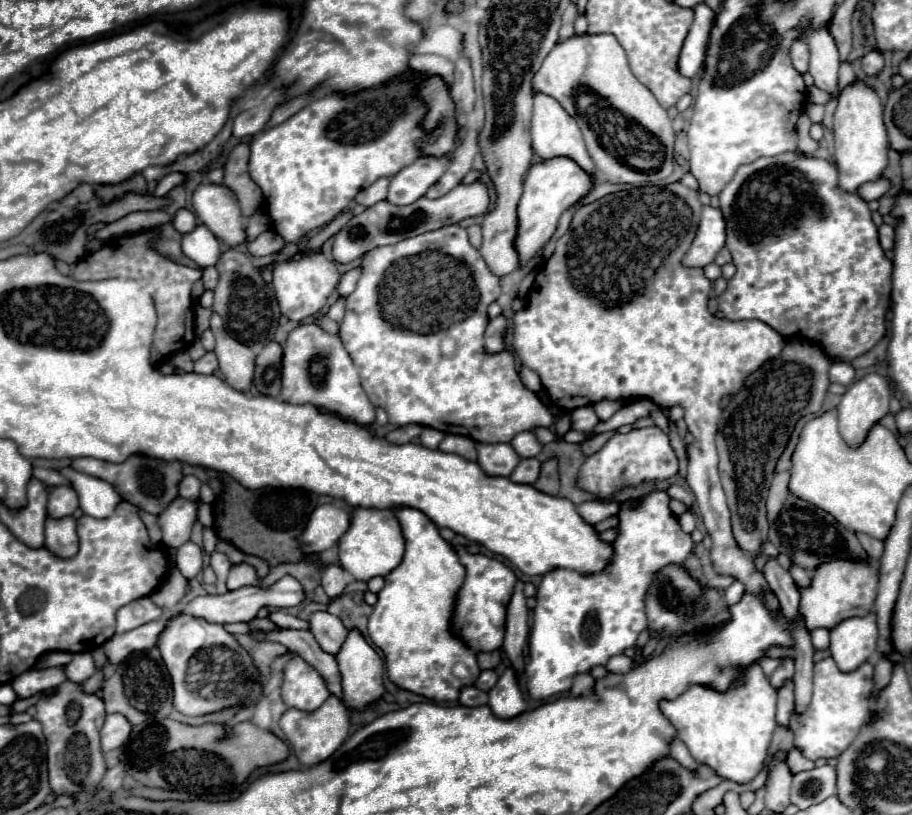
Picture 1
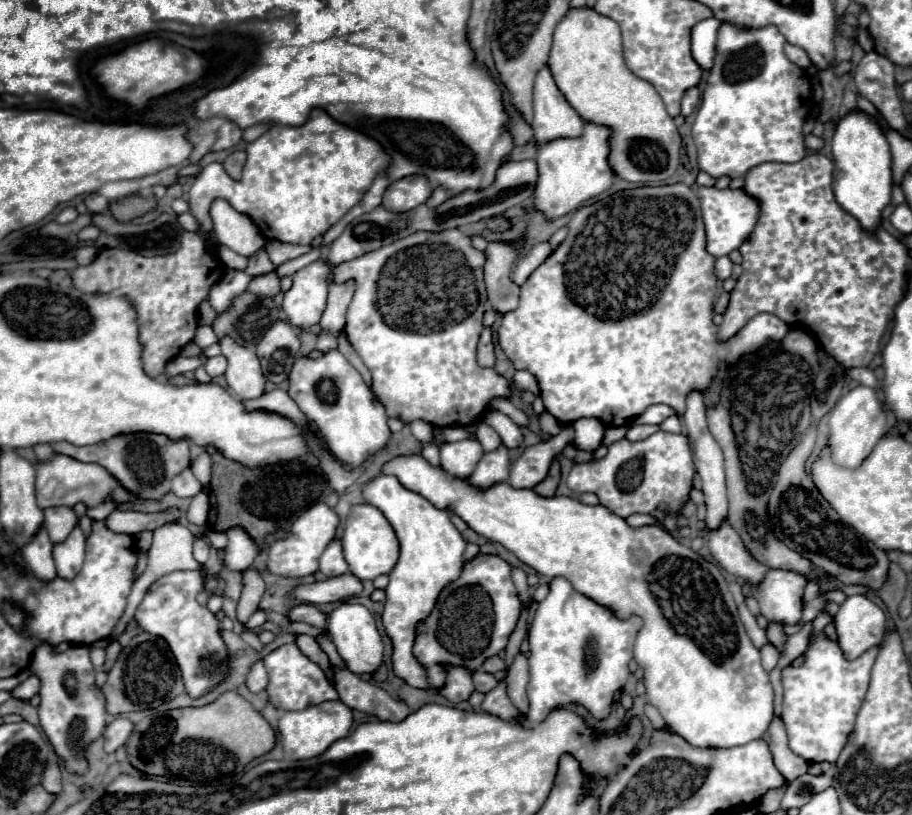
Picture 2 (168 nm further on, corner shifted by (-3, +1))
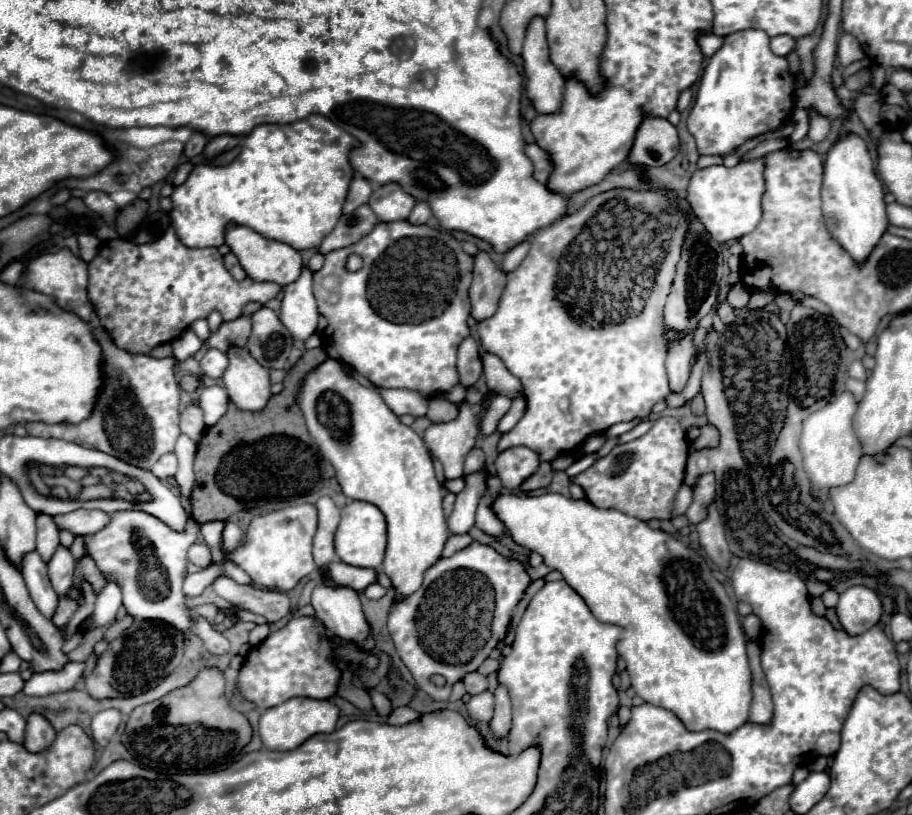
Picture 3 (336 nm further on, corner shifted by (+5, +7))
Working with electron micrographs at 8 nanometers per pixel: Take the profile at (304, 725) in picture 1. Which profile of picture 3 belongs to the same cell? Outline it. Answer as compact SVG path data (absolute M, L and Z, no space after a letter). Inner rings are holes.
M295 697L281 705L267 709L259 719L259 735L267 749L271 751L291 751L299 747L305 739L317 733L333 733L335 723L339 719L339 709L331 701L317 701L307 697Z

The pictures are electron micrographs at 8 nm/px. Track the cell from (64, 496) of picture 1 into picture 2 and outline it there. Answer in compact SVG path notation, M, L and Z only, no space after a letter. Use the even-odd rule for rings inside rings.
M49 507L45 509L45 527L53 543L63 541L71 529L77 525L77 515L71 507Z

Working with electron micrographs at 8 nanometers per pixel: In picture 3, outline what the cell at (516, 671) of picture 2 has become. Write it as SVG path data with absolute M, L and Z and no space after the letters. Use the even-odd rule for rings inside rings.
M505 687L495 689L495 715L489 723L495 739L503 739L511 727L511 699Z

